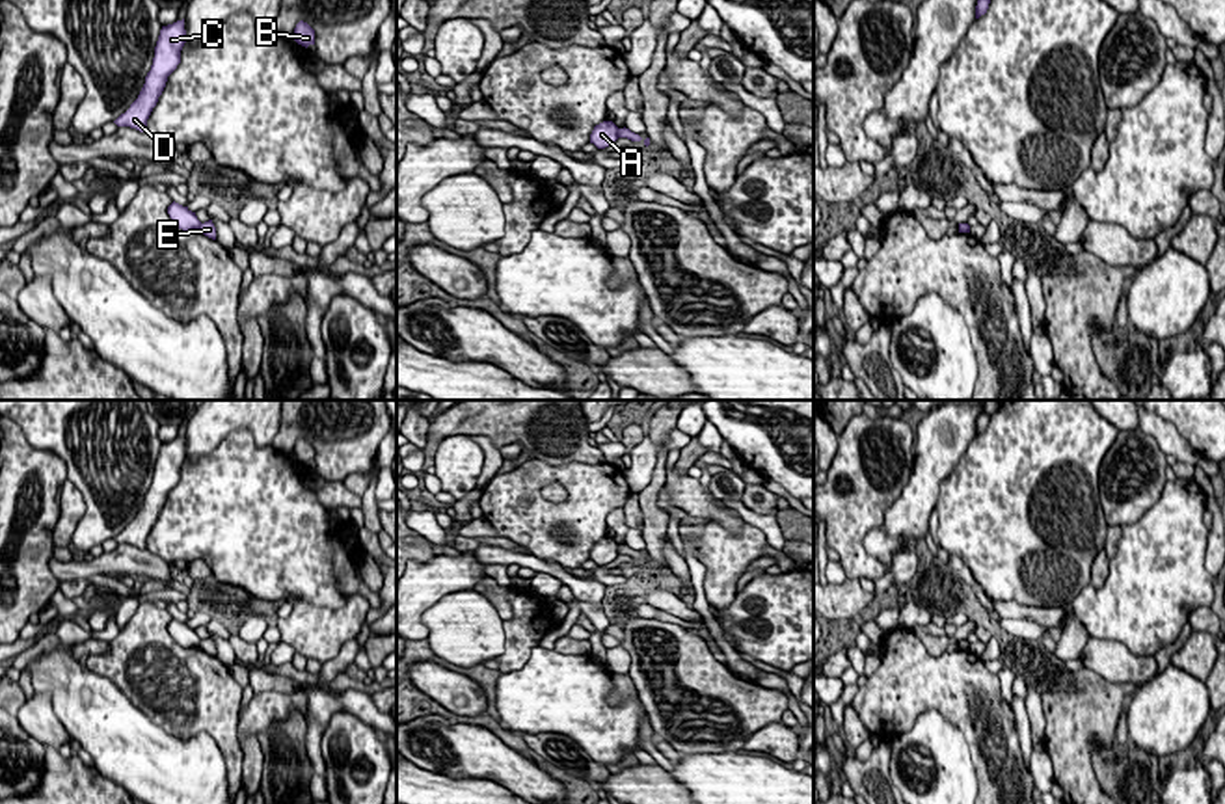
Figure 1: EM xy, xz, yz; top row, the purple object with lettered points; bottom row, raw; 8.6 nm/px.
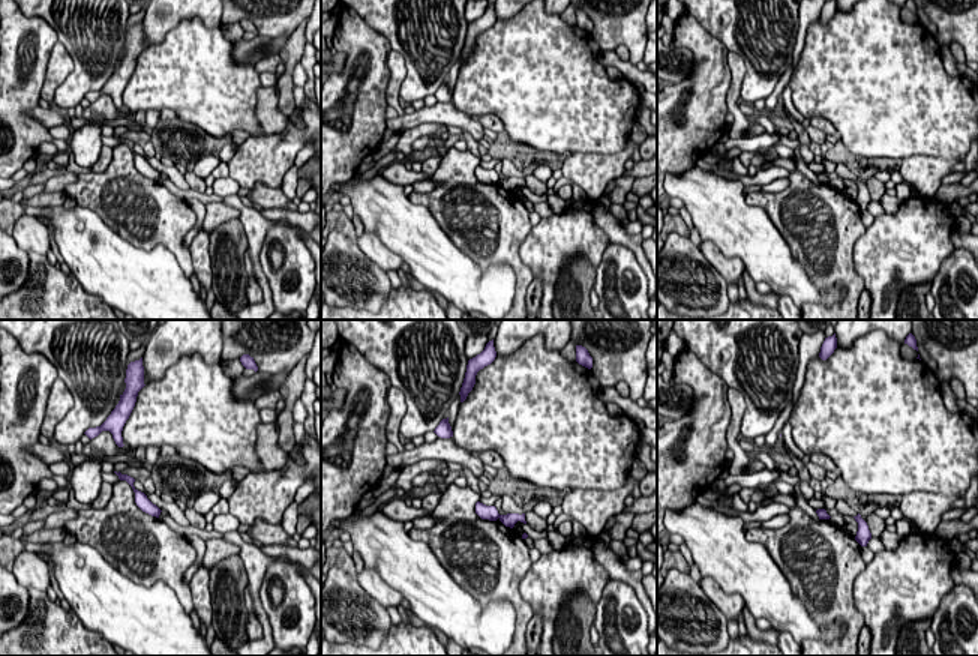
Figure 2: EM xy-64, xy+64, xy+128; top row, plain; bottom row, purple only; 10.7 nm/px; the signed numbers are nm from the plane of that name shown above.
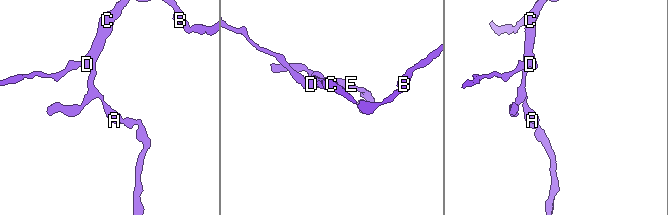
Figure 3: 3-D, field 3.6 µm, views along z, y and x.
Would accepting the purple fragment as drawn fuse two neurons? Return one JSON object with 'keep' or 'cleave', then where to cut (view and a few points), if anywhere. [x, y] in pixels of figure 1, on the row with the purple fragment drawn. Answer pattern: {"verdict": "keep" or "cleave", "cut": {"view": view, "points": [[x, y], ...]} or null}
{"verdict": "cleave", "cut": {"view": "xy", "points": [[201, 224], [198, 229]]}}

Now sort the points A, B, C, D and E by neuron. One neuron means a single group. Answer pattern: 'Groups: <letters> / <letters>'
Groups: A B C D / E

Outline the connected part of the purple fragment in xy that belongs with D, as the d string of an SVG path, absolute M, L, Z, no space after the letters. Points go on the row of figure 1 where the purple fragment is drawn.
M184 19L162 26L155 47L153 65L145 76L145 84L138 99L130 104L130 108L114 121L117 127L130 127L140 132L147 130L147 119L166 87L168 76L181 63L181 50L184 43L186 43Z

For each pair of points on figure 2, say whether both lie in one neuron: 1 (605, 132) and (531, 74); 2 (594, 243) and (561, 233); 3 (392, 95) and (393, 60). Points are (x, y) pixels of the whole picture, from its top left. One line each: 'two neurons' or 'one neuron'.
1: one neuron
2: one neuron
3: one neuron

